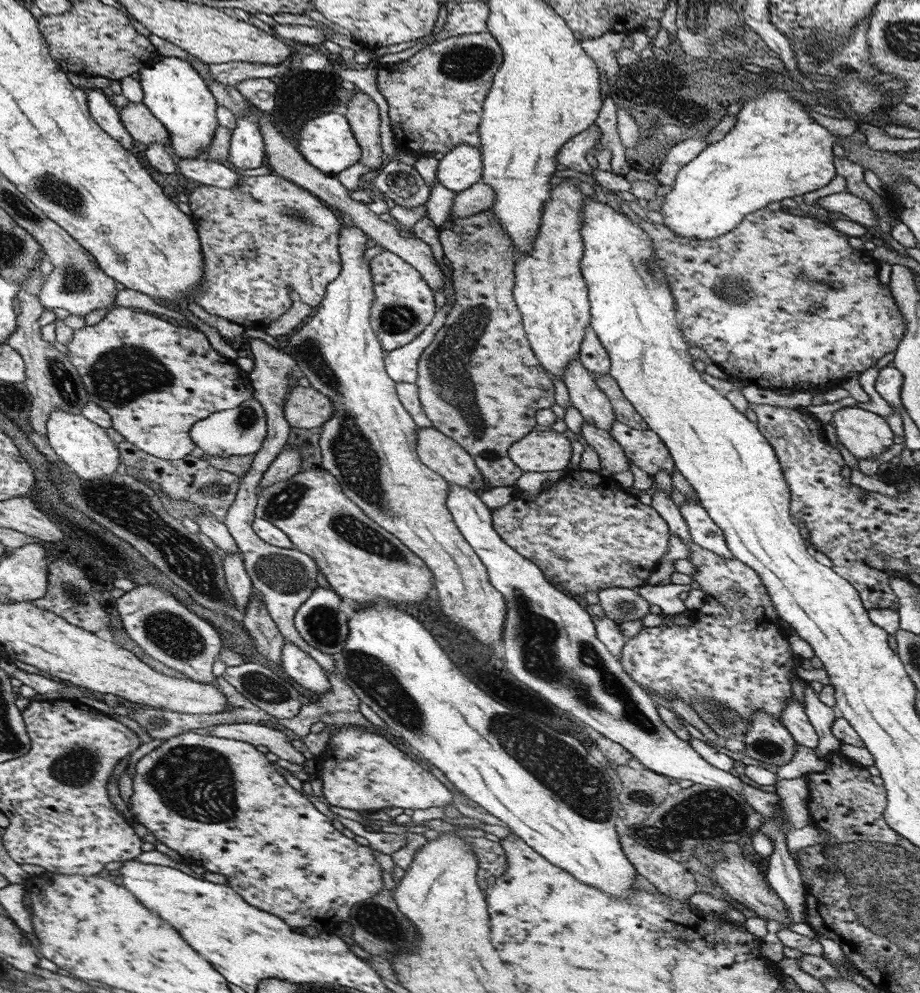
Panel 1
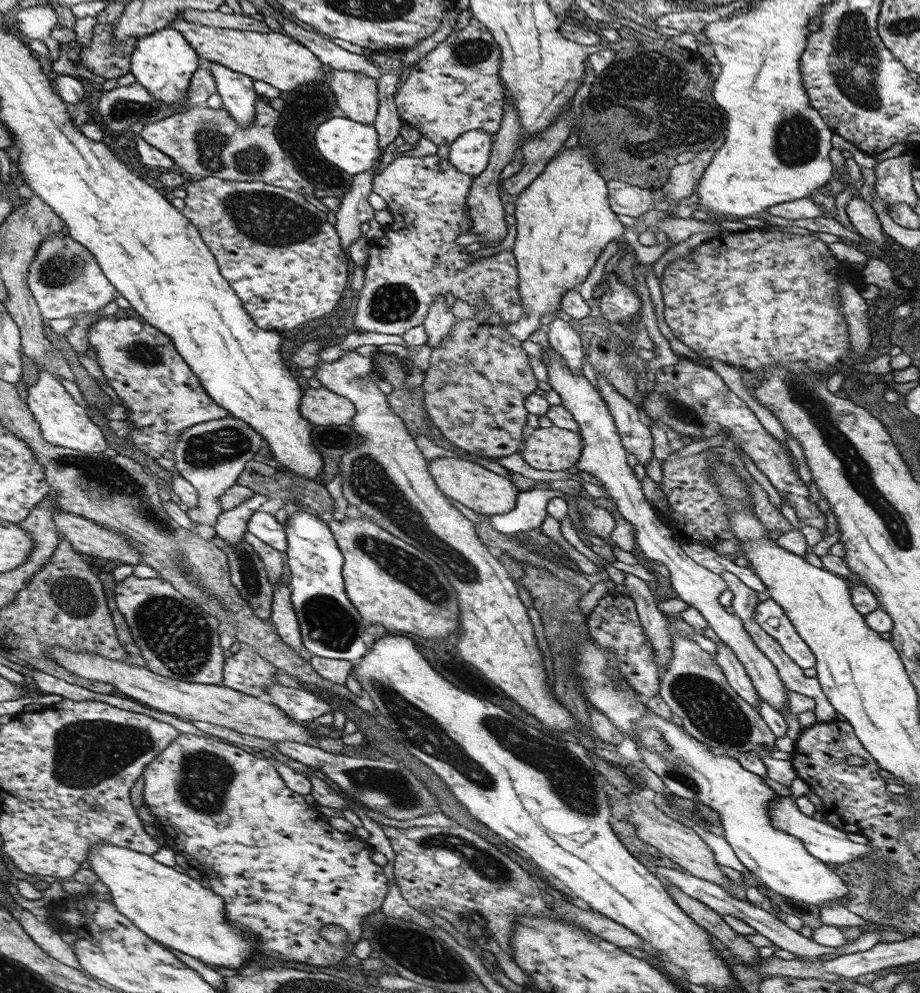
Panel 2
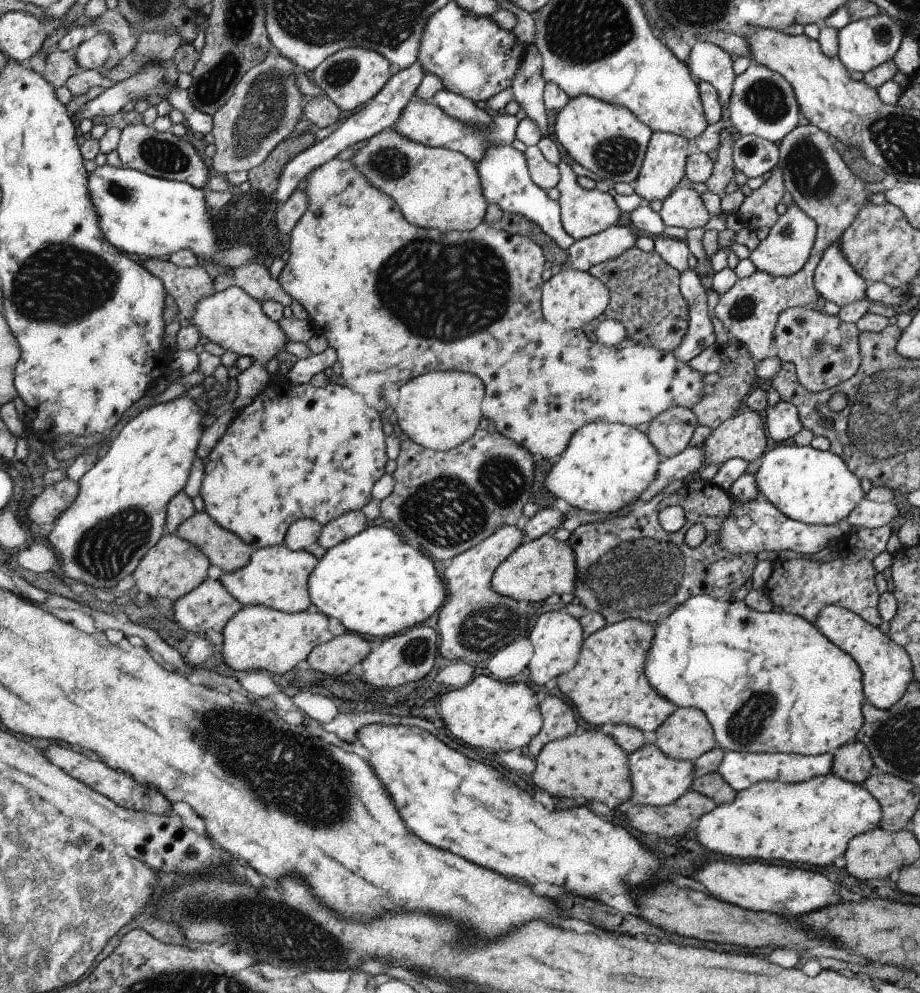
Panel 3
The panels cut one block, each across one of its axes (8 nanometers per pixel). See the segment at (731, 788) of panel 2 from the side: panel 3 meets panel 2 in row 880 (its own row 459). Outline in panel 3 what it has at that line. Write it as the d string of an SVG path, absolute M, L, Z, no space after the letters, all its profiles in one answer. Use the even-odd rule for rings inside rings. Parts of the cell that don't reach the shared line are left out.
M795 443L780 444L764 452L759 469L754 473L760 495L780 510L786 518L814 525L840 523L864 498L861 480L858 480L840 456L820 451L812 446L797 446Z

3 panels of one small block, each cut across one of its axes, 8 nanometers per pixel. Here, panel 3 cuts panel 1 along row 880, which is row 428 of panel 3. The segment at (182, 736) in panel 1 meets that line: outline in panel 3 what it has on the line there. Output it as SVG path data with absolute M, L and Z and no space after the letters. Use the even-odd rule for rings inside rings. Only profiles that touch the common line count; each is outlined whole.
M278 378L269 382L266 388L232 419L224 436L220 438L210 454L207 454L205 463L207 467L200 490L200 496L204 500L204 511L218 525L234 533L255 550L283 544L288 528L298 520L316 520L321 526L324 526L330 520L335 520L346 512L360 511L363 506L366 506L373 499L371 496L372 488L376 485L376 480L380 480L385 474L388 459L382 415L377 410L372 409L361 395L356 394L354 390L347 388L339 381L331 382L322 388L315 388L310 383L296 386L286 378Z

